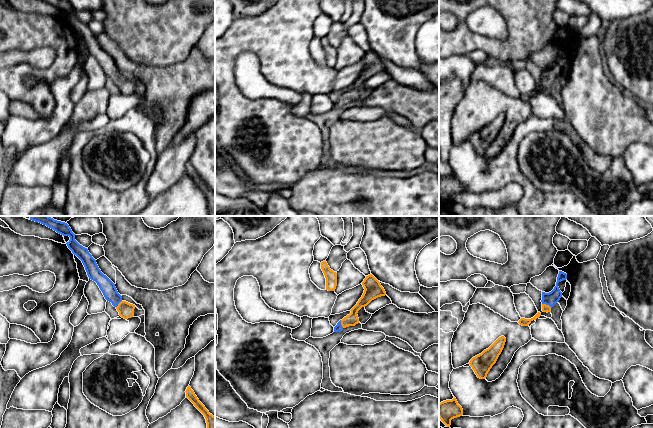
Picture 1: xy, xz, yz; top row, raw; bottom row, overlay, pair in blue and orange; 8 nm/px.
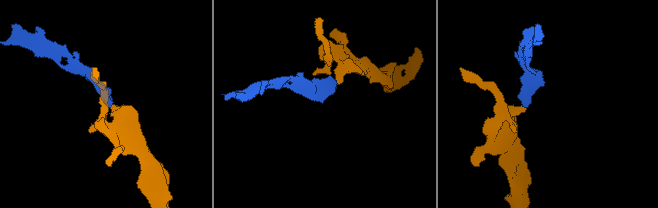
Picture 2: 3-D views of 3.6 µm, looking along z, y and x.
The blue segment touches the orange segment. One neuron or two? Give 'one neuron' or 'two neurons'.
one neuron

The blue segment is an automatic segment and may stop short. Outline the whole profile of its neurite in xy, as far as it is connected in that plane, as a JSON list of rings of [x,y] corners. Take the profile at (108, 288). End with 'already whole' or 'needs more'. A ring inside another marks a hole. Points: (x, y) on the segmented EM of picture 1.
[[[30,216],[30,220],[46,225],[63,236],[69,236],[70,240],[66,243],[68,248],[82,261],[89,279],[97,283],[105,299],[112,303],[122,318],[128,319],[134,316],[135,305],[122,300],[115,284],[101,272],[88,249],[75,240],[75,234],[67,223],[54,220],[49,216]]] | needs more

